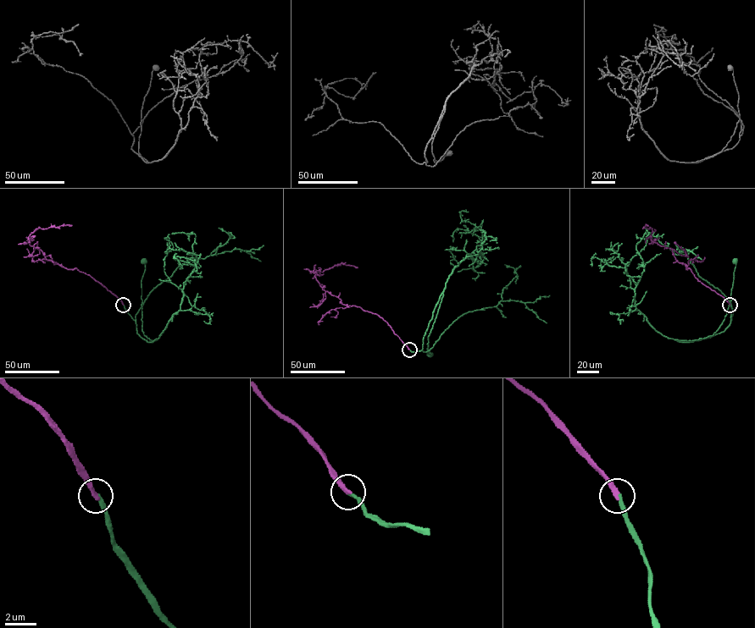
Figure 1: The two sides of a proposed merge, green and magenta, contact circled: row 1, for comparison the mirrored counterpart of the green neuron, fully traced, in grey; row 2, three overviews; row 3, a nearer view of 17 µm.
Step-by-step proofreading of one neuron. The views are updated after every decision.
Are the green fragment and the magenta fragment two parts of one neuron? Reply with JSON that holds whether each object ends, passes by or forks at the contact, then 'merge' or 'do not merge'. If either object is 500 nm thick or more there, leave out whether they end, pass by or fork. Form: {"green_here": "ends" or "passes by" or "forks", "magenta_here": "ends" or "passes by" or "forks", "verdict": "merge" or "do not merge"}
{"green_here": "ends", "magenta_here": "ends", "verdict": "merge"}

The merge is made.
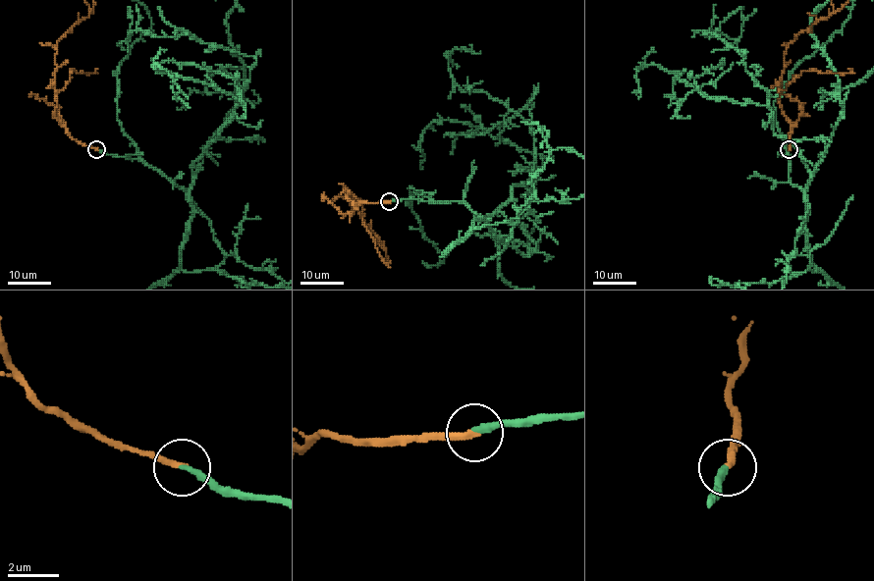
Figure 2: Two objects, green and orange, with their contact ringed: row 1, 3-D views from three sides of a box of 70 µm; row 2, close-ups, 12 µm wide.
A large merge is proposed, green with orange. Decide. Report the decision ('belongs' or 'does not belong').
belongs

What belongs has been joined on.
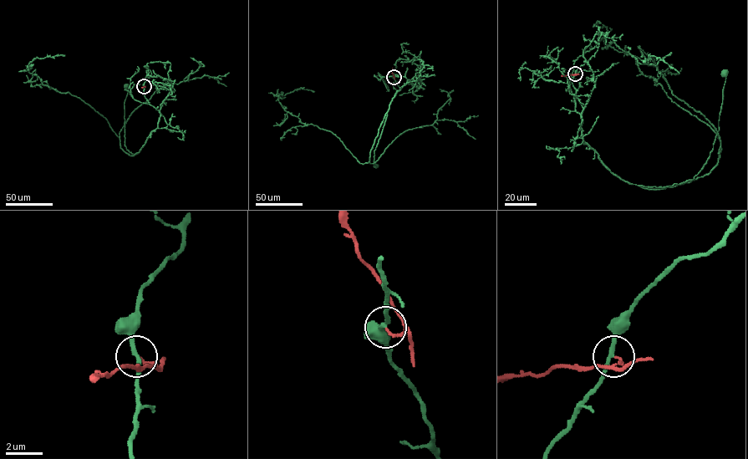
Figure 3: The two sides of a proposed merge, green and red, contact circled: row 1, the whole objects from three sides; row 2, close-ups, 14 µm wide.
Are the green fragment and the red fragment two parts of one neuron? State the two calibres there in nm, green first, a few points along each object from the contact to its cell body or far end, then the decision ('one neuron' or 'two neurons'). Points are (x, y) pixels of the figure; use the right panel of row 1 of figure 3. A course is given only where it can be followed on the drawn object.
calibres 200 and 130 nm; course green (575, 73), (570, 89), (582, 140), (621, 179), (656, 187), (692, 180), (709, 157), (719, 130), (724, 73); course red (575, 73), (561, 75); two neurons

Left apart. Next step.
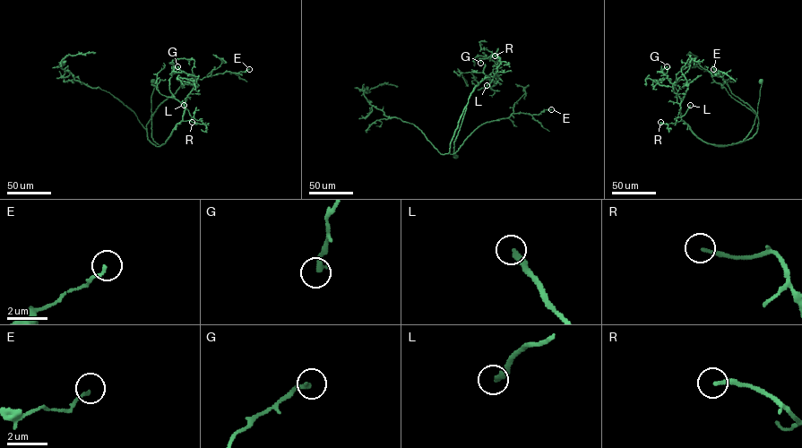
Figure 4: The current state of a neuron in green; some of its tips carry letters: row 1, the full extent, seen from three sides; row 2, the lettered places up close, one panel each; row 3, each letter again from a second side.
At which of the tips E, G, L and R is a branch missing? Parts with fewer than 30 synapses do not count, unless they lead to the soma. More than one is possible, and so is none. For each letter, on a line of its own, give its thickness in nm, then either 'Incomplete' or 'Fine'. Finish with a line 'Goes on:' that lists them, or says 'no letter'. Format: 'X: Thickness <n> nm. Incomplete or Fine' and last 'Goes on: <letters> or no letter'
E: Thickness 150 nm. Fine
G: Thickness 240 nm. Fine
L: Thickness 280 nm. Incomplete
R: Thickness 200 nm. Fine
Goes on: L

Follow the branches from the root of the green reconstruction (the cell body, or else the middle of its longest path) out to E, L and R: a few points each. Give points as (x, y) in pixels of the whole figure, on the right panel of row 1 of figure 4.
E: (761, 81), (757, 113), (748, 135), (735, 143), (711, 143), (716, 146), (751, 138), (758, 119), (713, 69)
L: (761, 81), (754, 124), (744, 140), (735, 143), (715, 144), (699, 138), (681, 120), (690, 105)
R: (761, 81), (757, 113), (752, 129), (743, 141), (727, 145), (709, 143), (699, 138), (683, 121), (660, 122)

